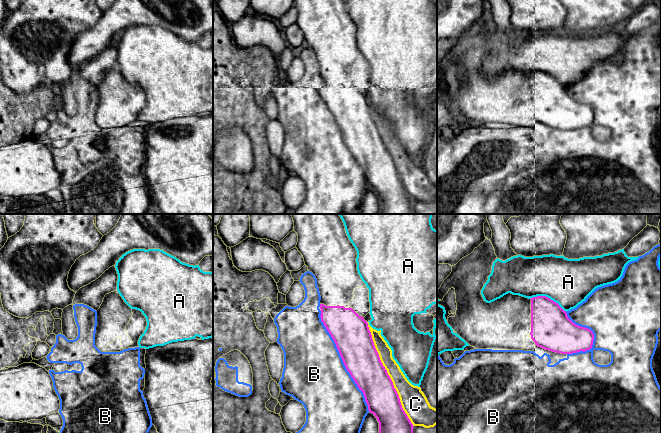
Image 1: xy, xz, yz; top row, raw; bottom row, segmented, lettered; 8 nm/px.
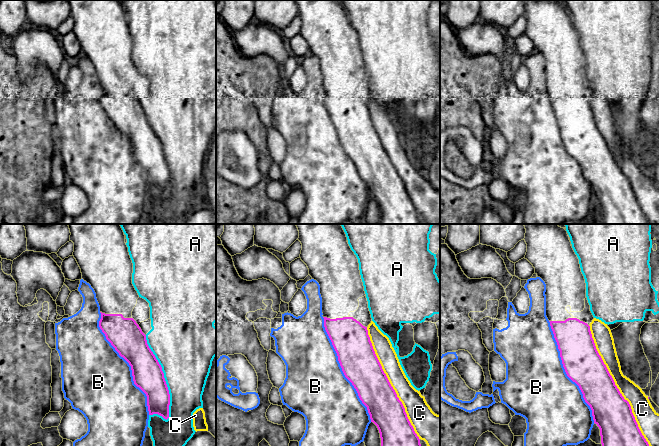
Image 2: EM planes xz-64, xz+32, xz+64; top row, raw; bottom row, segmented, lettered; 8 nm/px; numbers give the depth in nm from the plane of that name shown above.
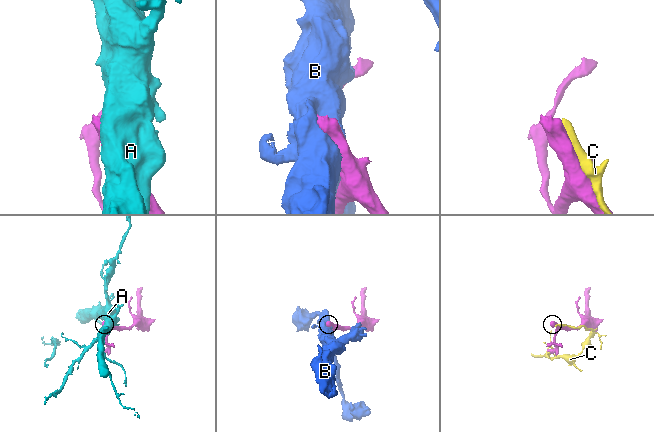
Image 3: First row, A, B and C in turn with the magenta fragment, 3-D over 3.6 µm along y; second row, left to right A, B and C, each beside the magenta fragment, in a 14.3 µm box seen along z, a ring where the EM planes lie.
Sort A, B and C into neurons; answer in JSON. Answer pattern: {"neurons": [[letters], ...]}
{"neurons": [["A"], ["B"], ["C"]]}

